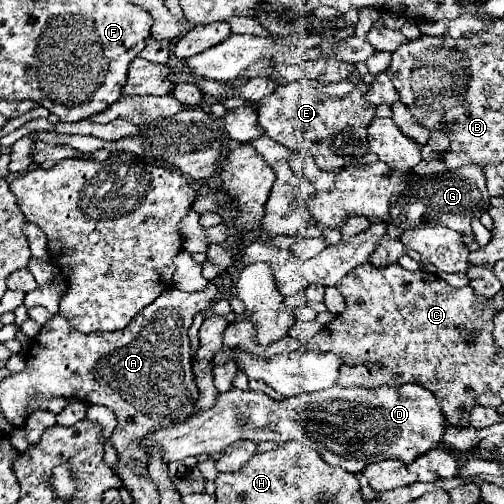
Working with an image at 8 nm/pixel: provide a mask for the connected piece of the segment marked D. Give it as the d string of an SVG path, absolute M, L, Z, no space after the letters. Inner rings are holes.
M403 384L399 390L385 386L377 390L333 386L285 400L273 400L267 394L253 390L245 392L231 388L229 392L219 394L209 410L191 416L185 424L149 432L141 440L141 448L149 458L155 452L161 452L163 460L171 464L187 456L221 454L239 440L253 440L257 444L267 440L277 444L299 440L315 448L329 466L341 466L357 474L373 460L397 458L411 464L423 452L437 448L445 434L445 426L447 420L441 404L429 390L417 384Z

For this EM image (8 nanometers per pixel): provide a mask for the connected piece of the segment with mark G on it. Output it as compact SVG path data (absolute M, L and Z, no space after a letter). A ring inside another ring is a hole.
M373 162L373 166L343 166L337 174L333 190L315 192L311 198L307 198L307 208L311 212L311 218L317 224L323 224L323 228L341 228L345 220L351 216L363 216L373 222L387 220L391 196L409 198L409 204L405 206L405 214L399 216L393 224L415 228L419 226L421 218L427 216L441 226L447 226L461 234L467 232L469 236L473 236L469 222L473 218L479 218L481 212L489 208L489 198L491 198L485 188L483 168L479 170L479 166L447 170L445 174L439 176L417 176L413 172L405 172L405 174L395 172L381 162Z

